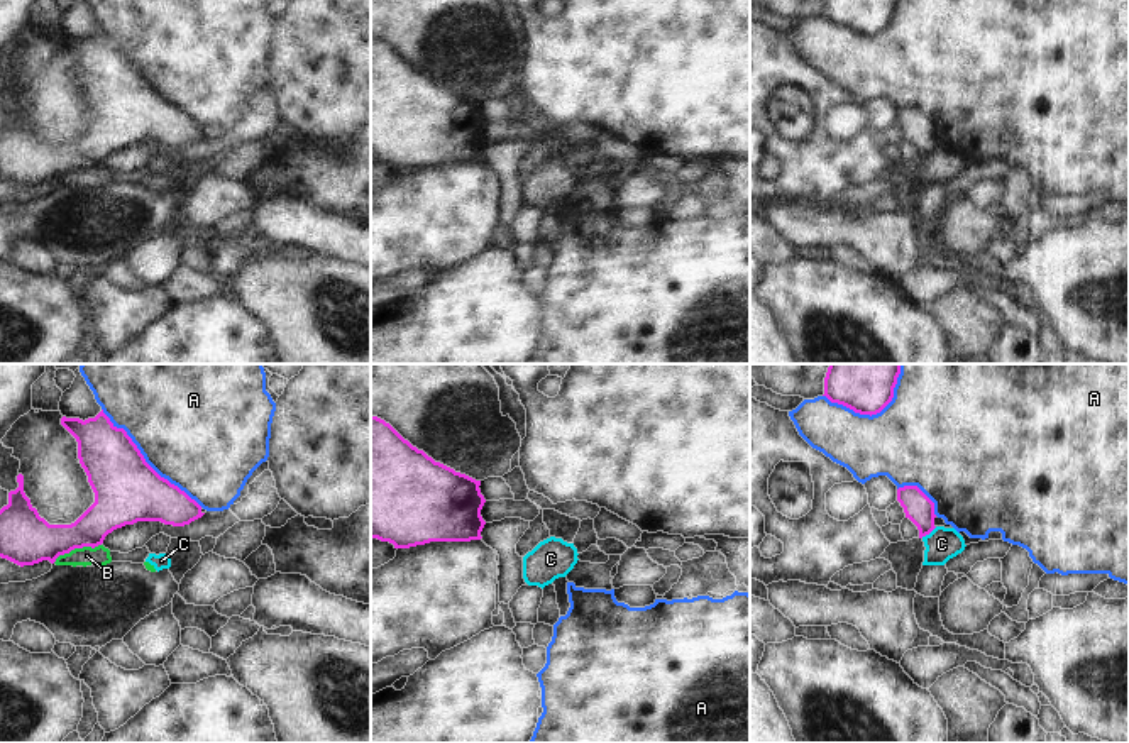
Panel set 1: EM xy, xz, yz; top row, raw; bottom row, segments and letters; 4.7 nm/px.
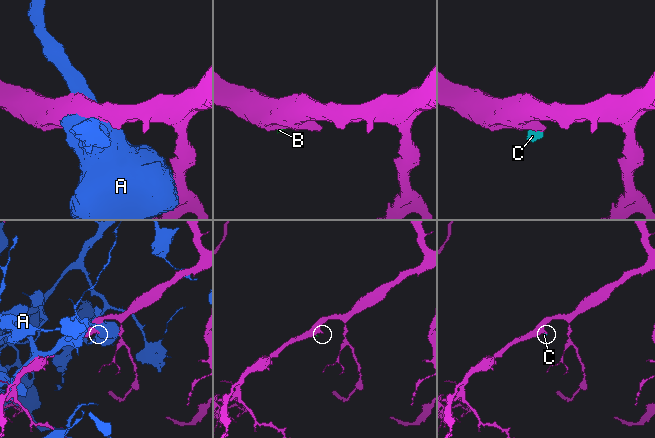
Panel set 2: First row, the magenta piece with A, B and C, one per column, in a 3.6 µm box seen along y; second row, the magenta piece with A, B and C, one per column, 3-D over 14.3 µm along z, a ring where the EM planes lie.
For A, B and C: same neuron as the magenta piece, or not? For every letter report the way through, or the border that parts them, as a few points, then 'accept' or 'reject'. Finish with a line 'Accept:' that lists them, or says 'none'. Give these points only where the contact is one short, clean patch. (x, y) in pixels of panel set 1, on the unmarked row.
A: reject
B: border xy (100, 165), (75, 168), (53, 183); reject
C: border yz (936, 148), (921, 158); reject
Accept: none

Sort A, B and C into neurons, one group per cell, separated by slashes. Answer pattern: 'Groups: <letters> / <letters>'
Groups: A / B C.

